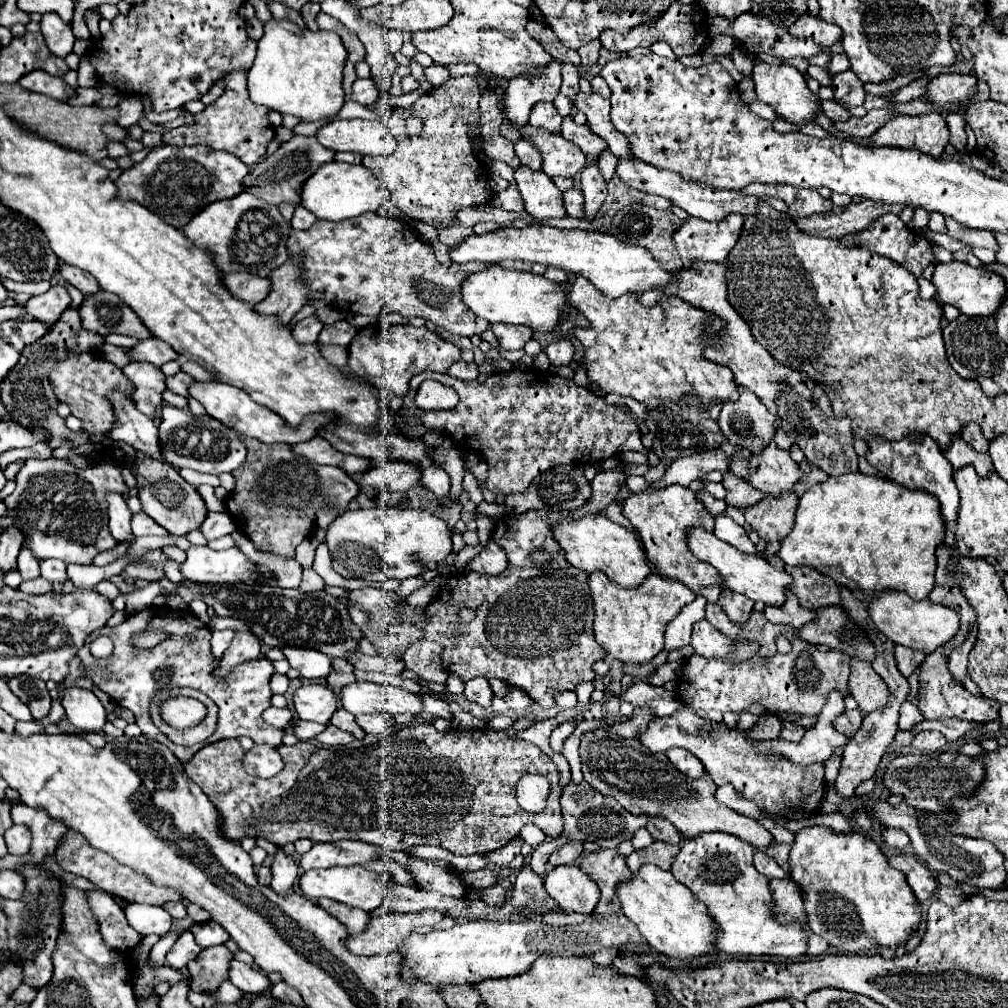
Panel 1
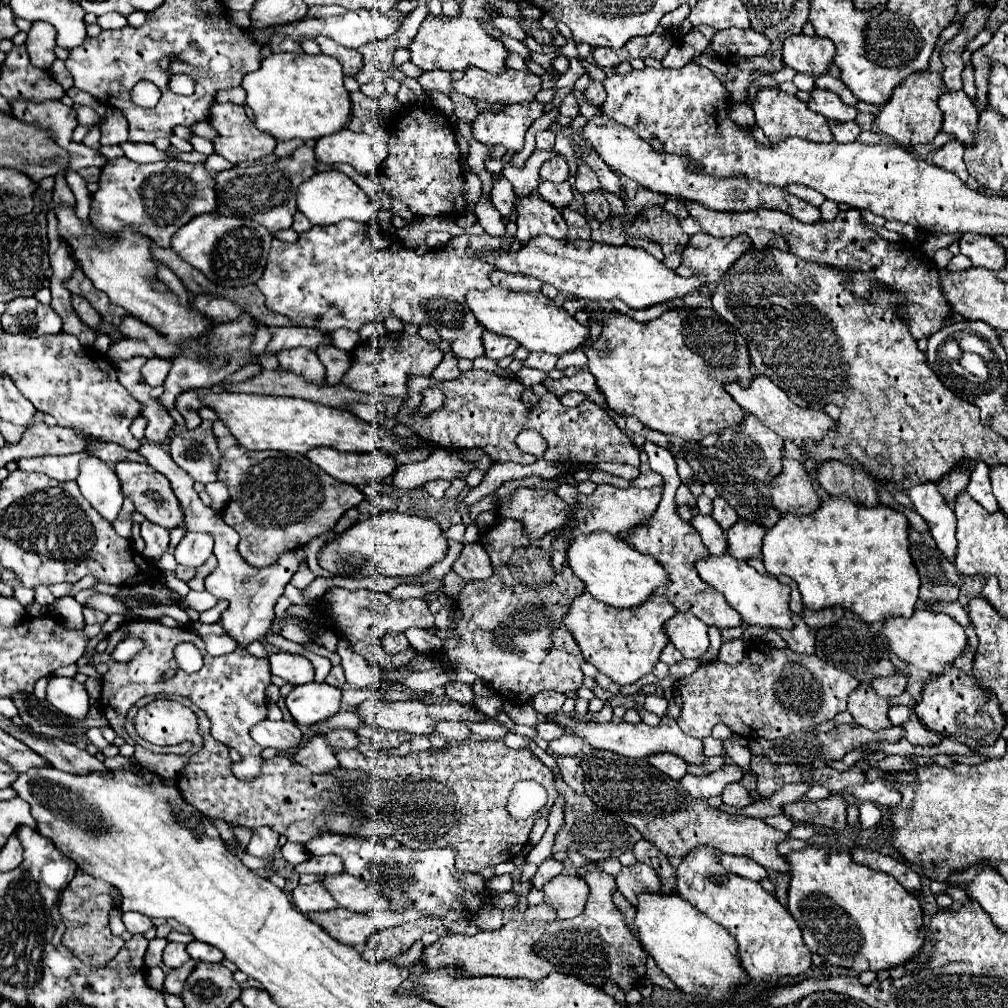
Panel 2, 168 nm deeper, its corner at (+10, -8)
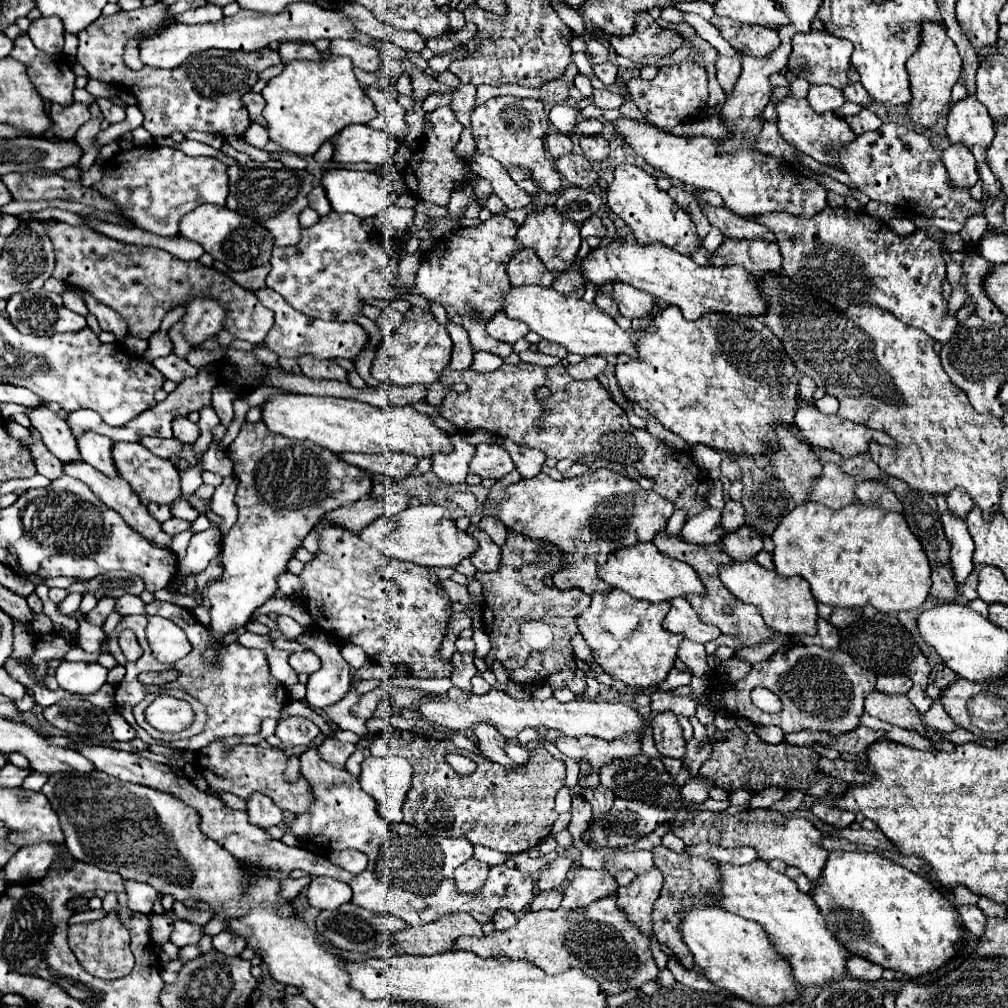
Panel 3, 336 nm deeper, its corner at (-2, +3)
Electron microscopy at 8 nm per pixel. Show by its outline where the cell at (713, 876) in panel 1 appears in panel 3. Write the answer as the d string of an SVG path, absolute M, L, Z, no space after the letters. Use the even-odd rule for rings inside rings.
M756 860L746 866L716 864L722 886L722 908L758 922L766 930L772 948L790 962L792 976L800 986L824 984L830 978L842 976L850 952L846 952L846 948L838 944L836 936L826 928L824 916L818 912L810 894L802 894L794 880L790 880L786 874L774 872L764 860Z

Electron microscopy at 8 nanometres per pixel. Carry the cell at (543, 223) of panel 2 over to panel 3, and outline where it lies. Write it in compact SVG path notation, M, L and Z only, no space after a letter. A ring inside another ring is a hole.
M542 206L530 212L526 222L520 226L516 238L522 242L522 246L532 248L540 256L540 260L546 264L546 268L552 272L564 272L572 268L576 260L576 252L582 242L580 226L572 224L570 220L564 220L564 216L560 216L560 212L556 212L554 206Z

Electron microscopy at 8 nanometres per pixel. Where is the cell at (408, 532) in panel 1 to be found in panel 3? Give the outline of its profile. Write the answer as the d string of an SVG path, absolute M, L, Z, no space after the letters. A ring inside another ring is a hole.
M418 504L398 512L396 516L378 518L360 532L360 538L390 558L420 564L420 566L454 568L460 564L462 558L468 558L478 548L476 540L470 534L456 528L448 510L436 504L428 504L428 506Z

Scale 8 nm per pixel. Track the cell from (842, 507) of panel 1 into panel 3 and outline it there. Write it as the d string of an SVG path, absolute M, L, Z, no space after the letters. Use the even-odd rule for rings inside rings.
M804 502L794 508L784 520L780 520L772 534L774 552L772 560L780 576L802 576L808 580L814 598L828 606L862 608L872 604L880 612L900 612L920 608L930 592L930 562L916 536L912 536L904 516L900 512L888 512L878 504L848 504L840 510L816 502Z

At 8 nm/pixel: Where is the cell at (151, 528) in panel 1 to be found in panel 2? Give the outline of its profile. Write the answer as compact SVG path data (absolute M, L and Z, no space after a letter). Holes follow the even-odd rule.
M144 521L140 535L146 539L144 555L146 555L150 561L156 563L158 557L168 549L168 543L170 543L170 533L168 533L168 529L158 527L158 525L150 523L150 521Z

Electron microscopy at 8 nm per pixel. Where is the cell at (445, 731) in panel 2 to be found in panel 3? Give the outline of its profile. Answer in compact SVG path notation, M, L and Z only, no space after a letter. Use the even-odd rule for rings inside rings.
M478 724L476 728L472 728L472 734L474 738L478 740L478 744L482 746L482 754L492 760L492 762L498 762L502 766L510 766L510 768L516 768L516 764L504 754L502 746L506 742L504 736L500 736L500 732L496 732L496 728L490 728L490 724Z

